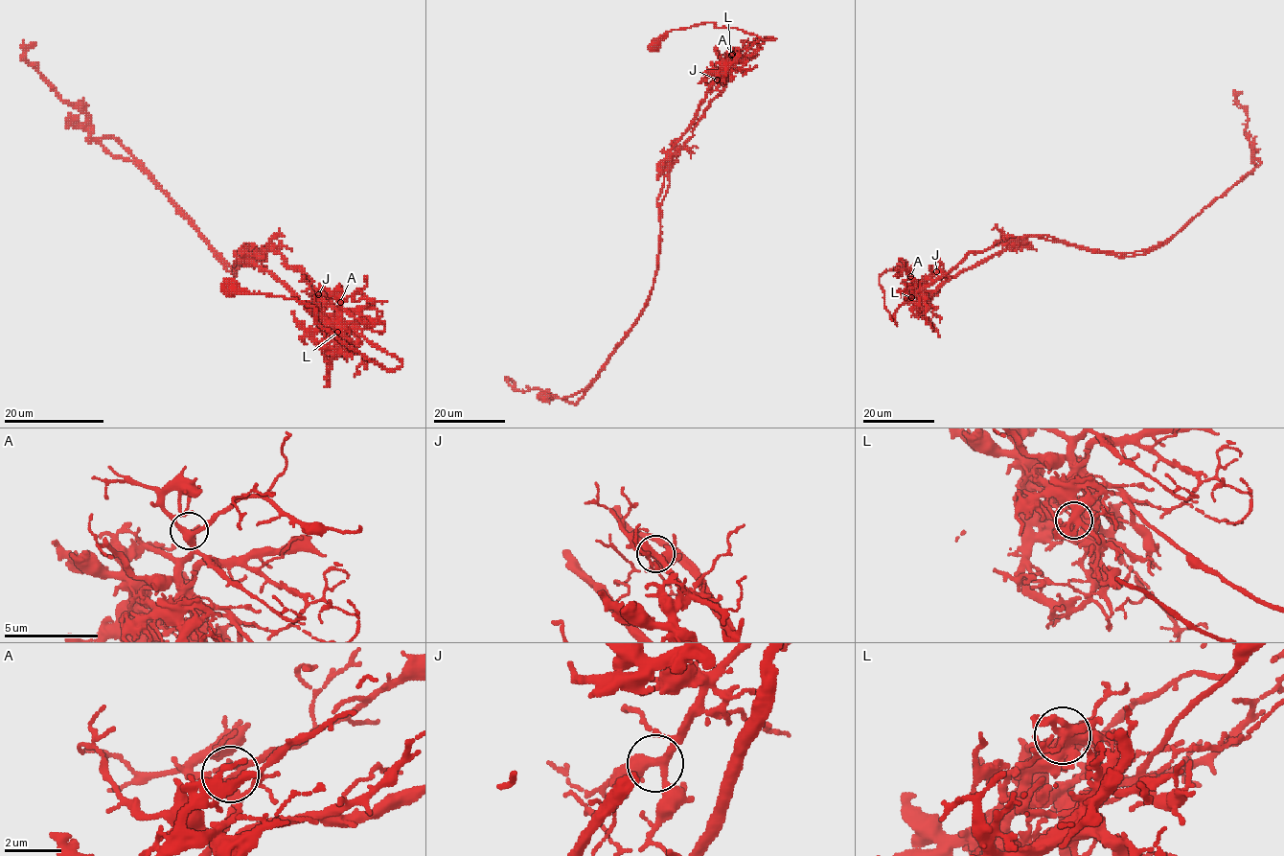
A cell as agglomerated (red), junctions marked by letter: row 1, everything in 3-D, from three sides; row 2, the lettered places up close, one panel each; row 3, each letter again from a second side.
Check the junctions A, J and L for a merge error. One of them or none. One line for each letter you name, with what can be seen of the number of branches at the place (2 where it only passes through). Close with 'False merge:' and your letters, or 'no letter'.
L: Branches: 4
False merge: L

